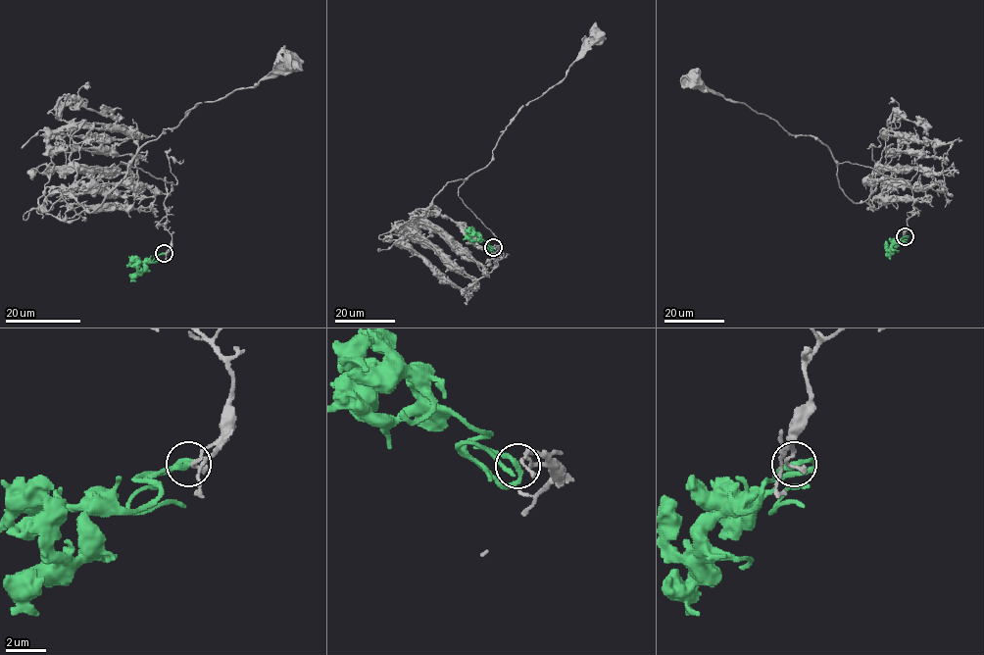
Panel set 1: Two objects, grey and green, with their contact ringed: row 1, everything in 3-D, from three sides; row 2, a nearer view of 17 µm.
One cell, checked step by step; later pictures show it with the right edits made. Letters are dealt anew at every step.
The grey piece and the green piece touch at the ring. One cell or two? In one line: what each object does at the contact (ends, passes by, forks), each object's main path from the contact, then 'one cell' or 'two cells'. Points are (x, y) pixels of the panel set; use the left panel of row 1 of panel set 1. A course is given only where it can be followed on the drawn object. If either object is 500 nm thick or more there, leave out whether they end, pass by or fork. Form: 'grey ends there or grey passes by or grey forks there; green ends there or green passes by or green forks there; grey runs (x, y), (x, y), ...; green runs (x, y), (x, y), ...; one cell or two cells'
grey ends there; green passes by; grey runs (165, 254), (172, 237), (164, 201), (172, 182), (122, 161), (197, 104), (252, 88), (293, 63); green runs (164, 254), (158, 254), (158, 259), (153, 262), (146, 262), (130, 281); two cells

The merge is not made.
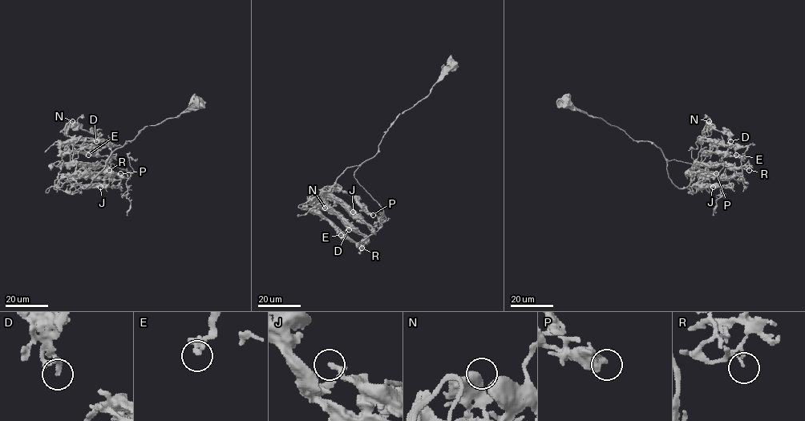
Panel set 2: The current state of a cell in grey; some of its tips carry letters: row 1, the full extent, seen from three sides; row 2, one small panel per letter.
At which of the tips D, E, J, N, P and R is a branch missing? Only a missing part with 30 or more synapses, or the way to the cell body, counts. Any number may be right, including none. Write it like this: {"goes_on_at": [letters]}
{"goes_on_at": []}

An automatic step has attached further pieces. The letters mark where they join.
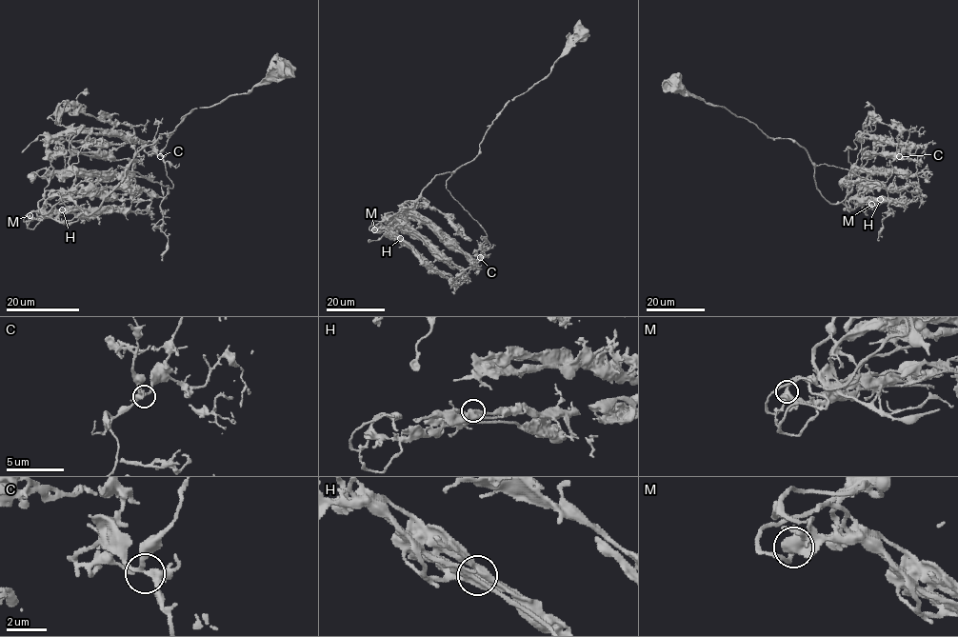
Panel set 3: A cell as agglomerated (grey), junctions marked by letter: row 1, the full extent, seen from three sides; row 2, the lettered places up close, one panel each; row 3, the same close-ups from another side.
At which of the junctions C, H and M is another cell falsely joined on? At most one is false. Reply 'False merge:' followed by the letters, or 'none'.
False merge: none

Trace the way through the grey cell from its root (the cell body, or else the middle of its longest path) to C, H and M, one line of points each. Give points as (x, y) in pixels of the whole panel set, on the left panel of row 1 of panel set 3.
C: (286, 69), (248, 92), (194, 109), (171, 132), (161, 133), (119, 168), (172, 188), (161, 156)
H: (286, 69), (161, 133), (90, 214), (60, 223), (33, 211), (24, 220), (62, 209)
M: (286, 69), (161, 133), (90, 214), (68, 223), (37, 211), (26, 222), (29, 215)

